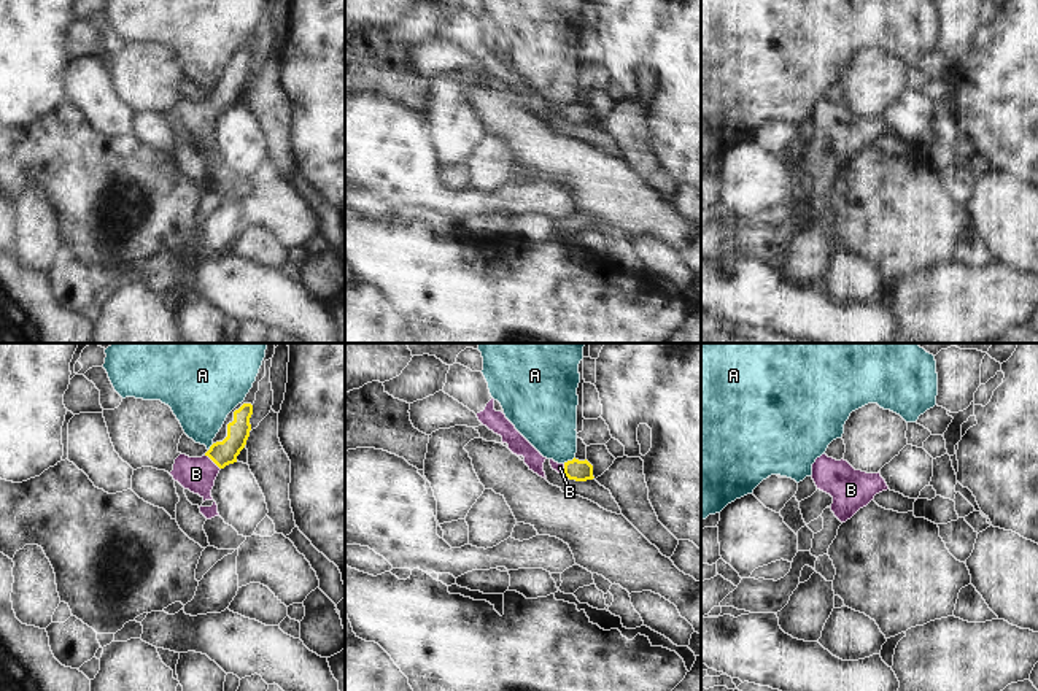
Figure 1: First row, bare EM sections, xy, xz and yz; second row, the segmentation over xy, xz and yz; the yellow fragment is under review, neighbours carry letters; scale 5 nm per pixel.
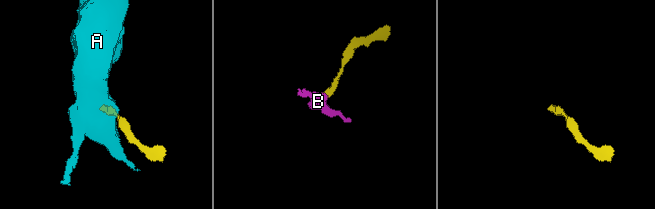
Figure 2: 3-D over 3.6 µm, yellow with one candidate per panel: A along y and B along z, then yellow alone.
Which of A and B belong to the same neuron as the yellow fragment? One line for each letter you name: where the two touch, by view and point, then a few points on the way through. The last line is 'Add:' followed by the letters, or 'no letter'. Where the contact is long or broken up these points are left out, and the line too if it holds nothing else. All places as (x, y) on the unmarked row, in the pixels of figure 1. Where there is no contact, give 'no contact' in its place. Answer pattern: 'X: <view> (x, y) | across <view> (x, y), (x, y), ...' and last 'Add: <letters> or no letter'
B: xy (213, 105) | across xy (223, 97), (213, 105), (202, 116), (196, 118)
Add: B

